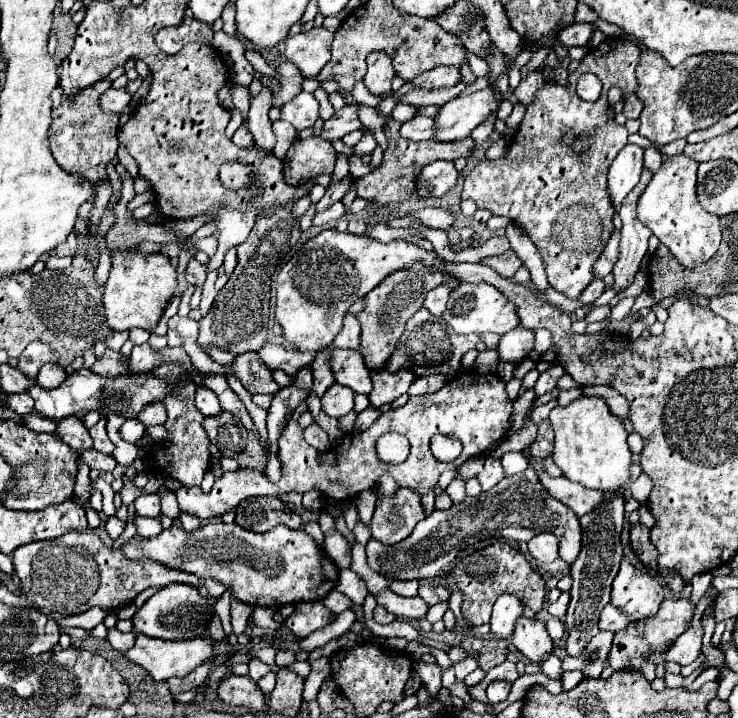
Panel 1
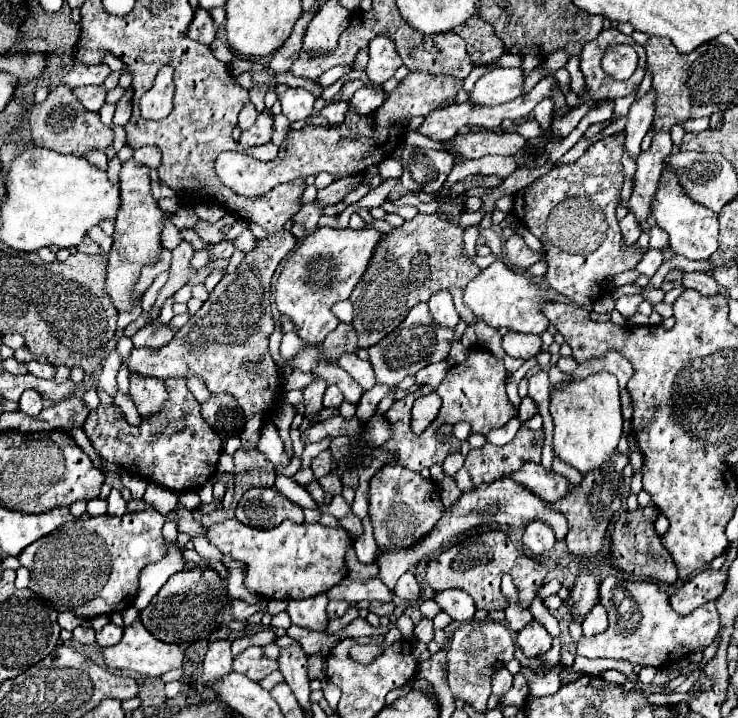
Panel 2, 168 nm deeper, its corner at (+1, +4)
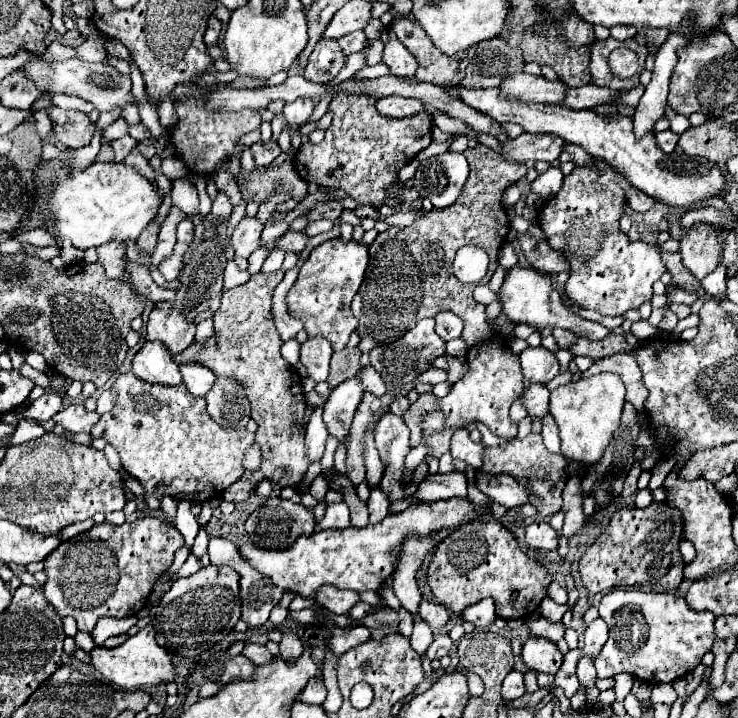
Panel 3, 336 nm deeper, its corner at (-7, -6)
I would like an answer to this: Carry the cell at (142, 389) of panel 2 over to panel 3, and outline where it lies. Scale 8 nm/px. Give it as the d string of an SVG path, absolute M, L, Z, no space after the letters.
M146 342L132 360L132 372L136 378L148 384L178 386L182 374L178 366L170 360L170 352L160 342Z

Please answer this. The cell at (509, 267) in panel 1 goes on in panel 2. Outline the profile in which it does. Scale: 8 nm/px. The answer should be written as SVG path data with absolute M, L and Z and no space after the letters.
M512 236L508 242L506 242L506 250L504 250L504 256L508 260L510 266L518 268L518 270L526 270L528 266L532 266L534 262L540 262L544 258L542 252L536 252L536 250L530 250L524 242L522 236Z

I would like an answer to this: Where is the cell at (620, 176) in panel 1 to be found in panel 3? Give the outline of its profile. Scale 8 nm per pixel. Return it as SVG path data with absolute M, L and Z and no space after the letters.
M670 34L668 40L660 46L660 50L654 58L656 64L652 70L652 80L646 86L646 92L640 98L640 104L632 116L636 138L644 138L646 134L654 132L654 124L664 116L670 74L676 64L676 48L684 46L686 42L688 42L686 36L672 36Z

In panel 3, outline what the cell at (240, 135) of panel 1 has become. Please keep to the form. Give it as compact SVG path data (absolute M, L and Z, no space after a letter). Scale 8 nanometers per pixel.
M268 140L268 142L256 142L252 144L252 154L254 154L254 162L256 166L268 166L272 164L278 154L280 154L280 146L276 140Z

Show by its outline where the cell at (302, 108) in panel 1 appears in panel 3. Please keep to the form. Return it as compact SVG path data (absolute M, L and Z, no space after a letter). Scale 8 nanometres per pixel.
M294 100L284 106L284 116L288 124L302 126L312 118L314 108L316 108L316 100Z

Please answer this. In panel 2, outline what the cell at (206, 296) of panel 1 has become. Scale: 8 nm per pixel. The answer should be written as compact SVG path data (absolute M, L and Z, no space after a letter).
M226 240L226 242L220 242L220 244L216 244L214 248L212 248L212 256L214 256L214 260L220 260L220 258L230 258L232 254L234 254L234 244L230 242L230 240Z

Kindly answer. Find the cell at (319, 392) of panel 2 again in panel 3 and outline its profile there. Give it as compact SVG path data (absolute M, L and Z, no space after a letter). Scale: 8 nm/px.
M316 406L312 410L308 426L306 426L306 448L308 448L310 462L322 458L324 446L326 446L326 440L328 440L328 428L322 420L322 412L324 412L324 408Z

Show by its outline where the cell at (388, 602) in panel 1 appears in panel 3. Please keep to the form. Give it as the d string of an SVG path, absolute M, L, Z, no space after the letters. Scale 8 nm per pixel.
M320 588L320 592L316 592L316 602L328 608L332 614L348 614L350 608L360 602L360 594L352 590Z

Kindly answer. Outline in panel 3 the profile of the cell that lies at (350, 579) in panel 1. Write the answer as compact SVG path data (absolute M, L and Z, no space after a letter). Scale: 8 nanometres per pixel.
M380 490L372 492L366 504L368 504L368 510L370 510L370 524L382 522L390 514L388 512L388 500L386 500L386 496Z

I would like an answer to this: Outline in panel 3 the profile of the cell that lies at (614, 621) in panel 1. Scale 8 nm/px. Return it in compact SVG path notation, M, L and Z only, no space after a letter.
M598 618L584 632L584 650L582 652L586 656L596 656L596 652L600 652L600 648L606 644L606 640L608 640L608 624L602 618Z

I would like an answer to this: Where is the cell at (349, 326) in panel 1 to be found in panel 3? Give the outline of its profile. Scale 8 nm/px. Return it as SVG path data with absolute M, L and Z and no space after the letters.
M344 348L332 354L332 364L330 364L330 376L328 376L328 384L334 388L346 380L350 380L352 376L358 374L360 366L360 356L362 352L356 348Z

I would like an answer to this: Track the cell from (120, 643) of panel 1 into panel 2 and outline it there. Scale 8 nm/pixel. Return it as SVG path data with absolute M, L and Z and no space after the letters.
M106 624L102 630L96 632L96 642L104 648L104 646L114 646L116 642L120 642L122 638L122 628L118 628L116 624Z

